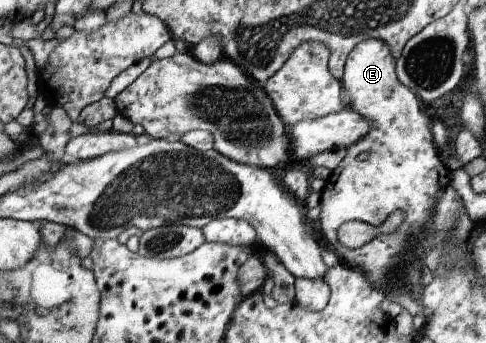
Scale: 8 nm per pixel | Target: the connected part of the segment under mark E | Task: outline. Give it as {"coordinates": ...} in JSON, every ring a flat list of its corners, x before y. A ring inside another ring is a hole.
{"coordinates":[[377,38,360,41,347,56,344,72,339,80,329,71,327,66,329,57,330,51,325,44,303,42,293,50,280,71,265,82,265,93,268,93,273,100,273,105,276,106,277,113,284,118,286,126,295,125,301,120,322,118,345,109,352,109,372,121,374,126,370,132,356,144,347,147,347,155,331,172,330,178,325,181,320,193,319,225,321,225,323,235,327,237,330,249,335,252,341,265,361,272,370,286,381,291,383,295,387,295,387,291,396,288,405,288,407,291,408,287,405,287,399,270,408,266,412,260,409,245,413,245,419,234,430,225,438,196,449,185,452,185,454,173,441,159,441,153,432,138,431,121,421,112,418,97,399,81,395,71,396,58,391,53,388,44],[363,151,369,153,367,159,357,159,357,155],[397,209,403,209,406,212,406,219,401,230,374,237,369,243,356,250,345,247,339,241,338,231,345,222,360,221,378,226]]}

